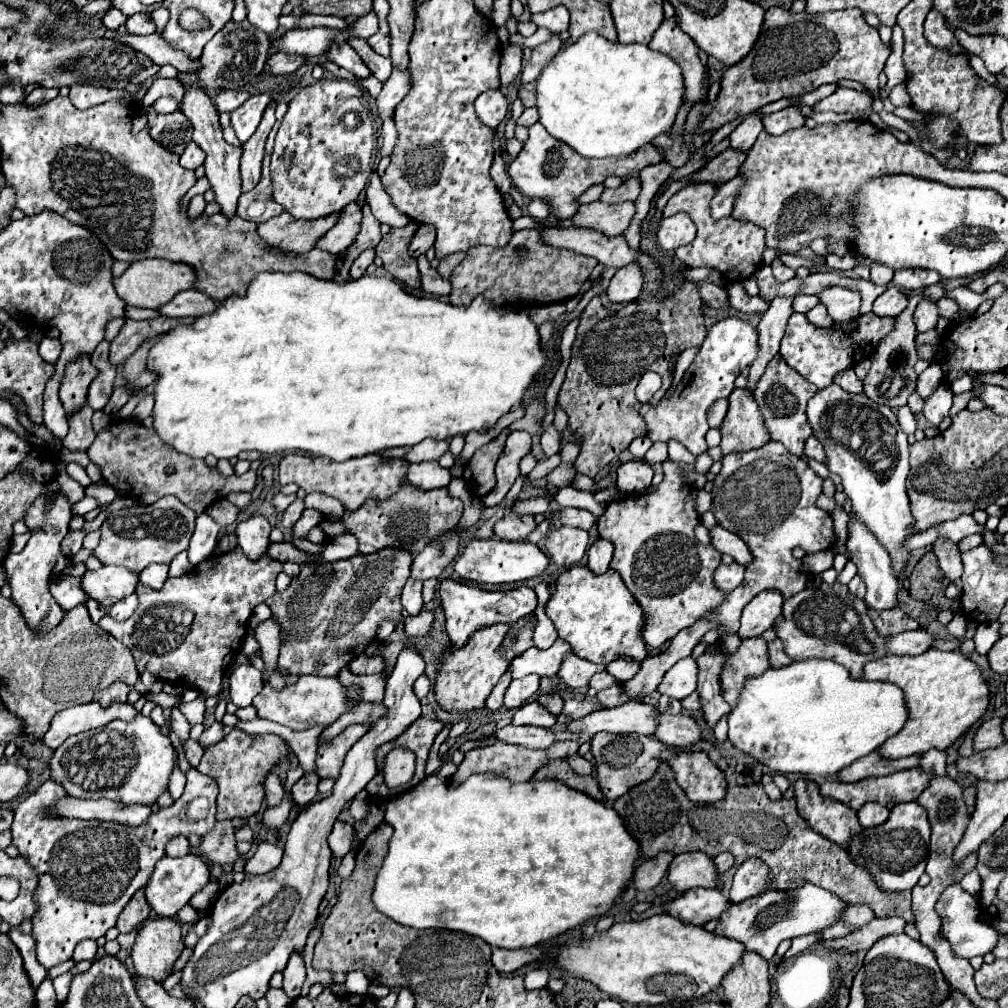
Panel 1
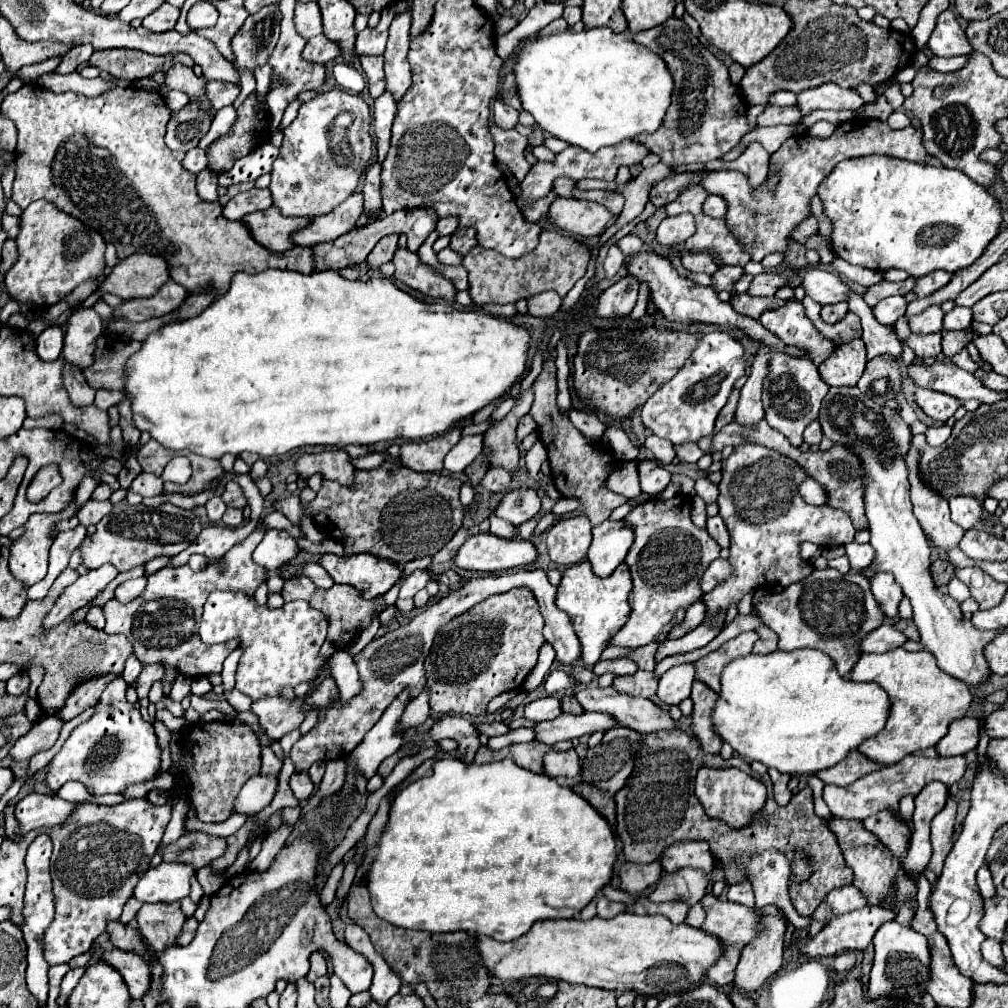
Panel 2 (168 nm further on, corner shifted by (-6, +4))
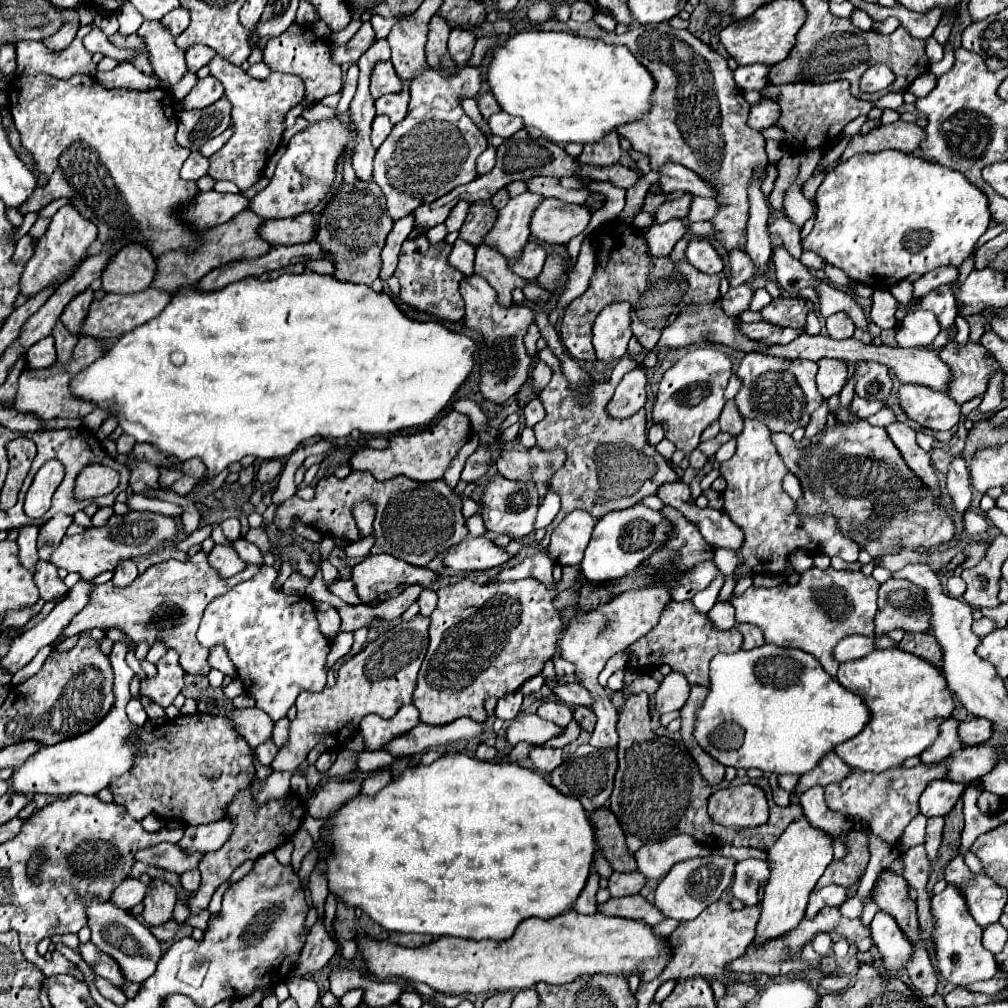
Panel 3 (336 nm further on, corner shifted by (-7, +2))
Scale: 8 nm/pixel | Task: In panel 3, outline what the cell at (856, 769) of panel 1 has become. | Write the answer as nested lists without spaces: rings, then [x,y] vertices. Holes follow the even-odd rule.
[[[827,753],[827,757],[823,757],[823,763],[819,763],[819,769],[813,769],[799,779],[795,793],[803,793],[813,785],[827,787],[829,783],[841,783],[851,773],[853,769],[841,757],[837,757],[835,753]]]

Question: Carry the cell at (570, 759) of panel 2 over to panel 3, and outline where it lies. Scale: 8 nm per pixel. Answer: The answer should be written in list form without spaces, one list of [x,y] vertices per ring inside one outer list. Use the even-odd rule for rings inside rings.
[[[535,747],[531,751],[531,761],[539,773],[549,775],[557,765],[563,763],[563,751],[561,749],[549,749],[549,747]]]

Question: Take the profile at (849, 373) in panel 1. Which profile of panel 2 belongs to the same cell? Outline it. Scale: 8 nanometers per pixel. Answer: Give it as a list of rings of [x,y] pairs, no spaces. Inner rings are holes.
[[[862,339],[838,345],[834,353],[820,363],[818,371],[828,385],[856,385],[866,365],[866,349]]]

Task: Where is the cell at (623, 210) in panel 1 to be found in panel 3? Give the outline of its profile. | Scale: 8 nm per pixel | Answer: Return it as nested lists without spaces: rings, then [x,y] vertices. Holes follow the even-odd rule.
[[[545,199],[531,219],[531,235],[547,243],[569,243],[581,235],[591,221],[591,211],[585,205],[573,205],[559,199]]]

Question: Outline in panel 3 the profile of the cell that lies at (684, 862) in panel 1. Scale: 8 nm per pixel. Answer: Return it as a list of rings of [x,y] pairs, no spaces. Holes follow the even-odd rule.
[[[675,835],[665,841],[643,845],[635,853],[635,861],[645,877],[663,879],[675,863],[695,857],[707,857],[707,855],[711,855],[709,847],[701,845],[689,835]]]

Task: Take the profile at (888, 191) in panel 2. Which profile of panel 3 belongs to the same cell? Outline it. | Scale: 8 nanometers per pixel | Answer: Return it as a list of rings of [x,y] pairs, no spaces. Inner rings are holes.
[[[879,151],[879,153],[863,153],[863,155],[855,155],[851,159],[847,159],[845,163],[839,163],[835,167],[829,169],[829,173],[825,175],[823,183],[817,189],[817,197],[815,197],[815,205],[817,205],[817,219],[813,225],[811,235],[807,235],[807,239],[803,241],[803,249],[811,249],[817,255],[821,255],[825,259],[825,263],[835,265],[839,269],[843,269],[853,281],[869,285],[873,289],[889,289],[895,283],[899,283],[901,279],[905,279],[911,273],[917,275],[925,275],[937,267],[959,267],[973,251],[975,245],[979,241],[979,237],[987,231],[989,223],[991,223],[991,213],[989,213],[989,203],[987,203],[987,195],[973,185],[967,177],[963,177],[963,173],[935,165],[931,161],[923,161],[915,155],[903,155],[899,151]]]

